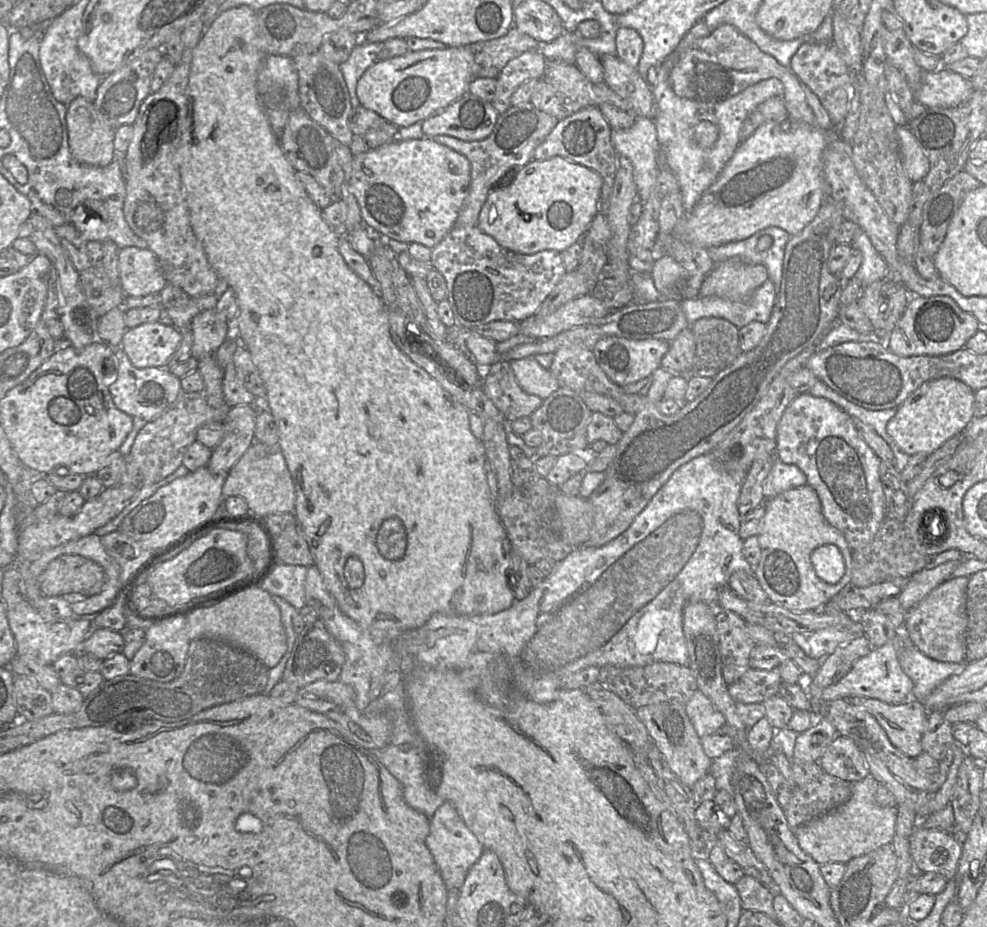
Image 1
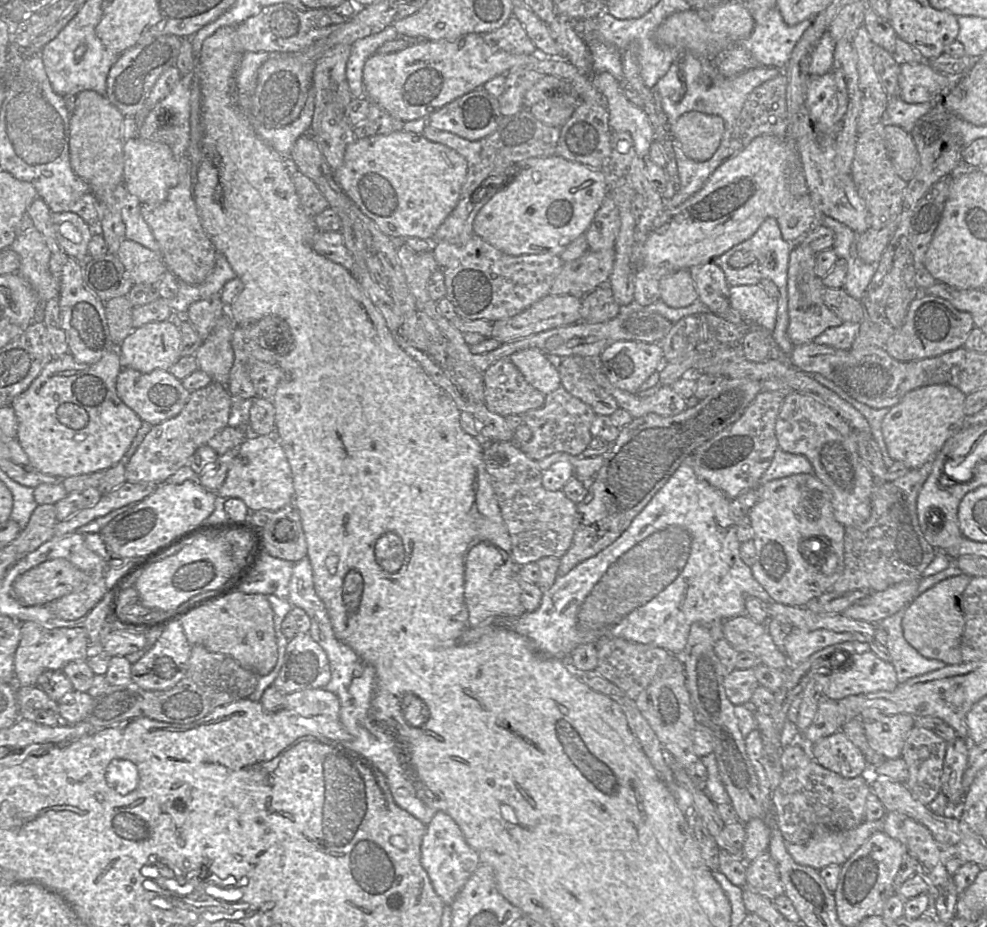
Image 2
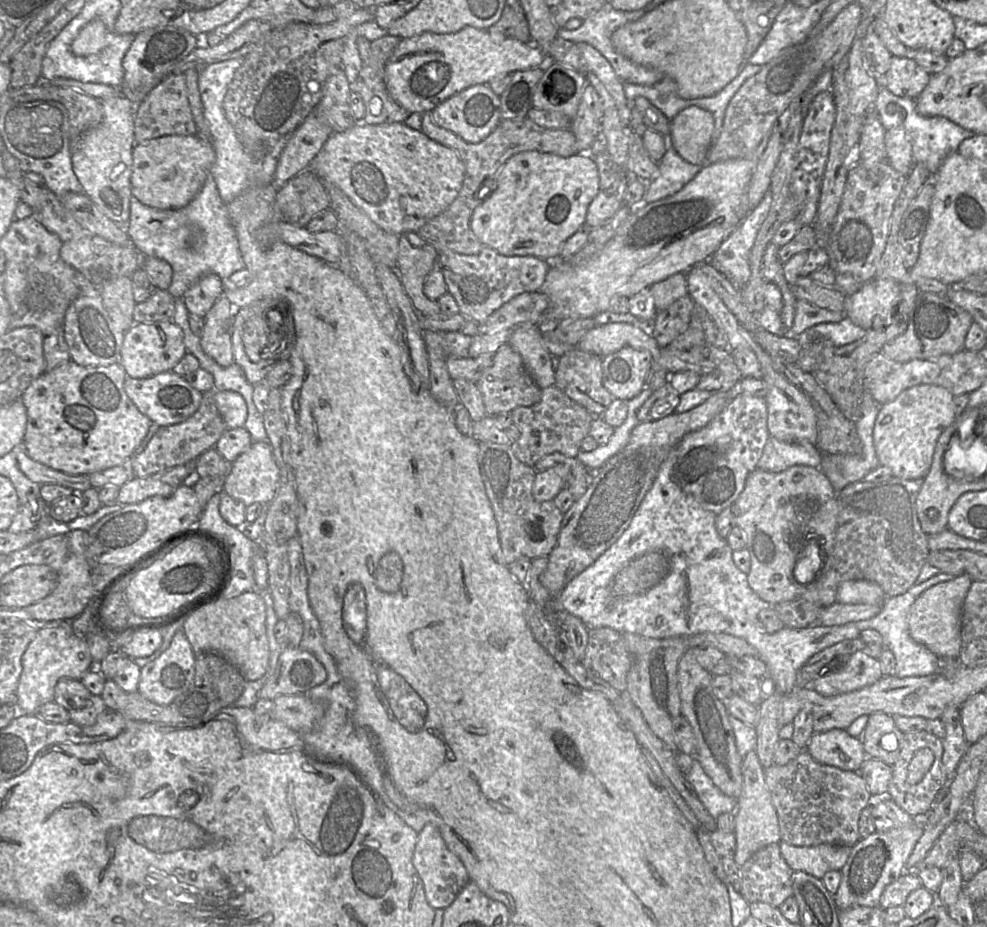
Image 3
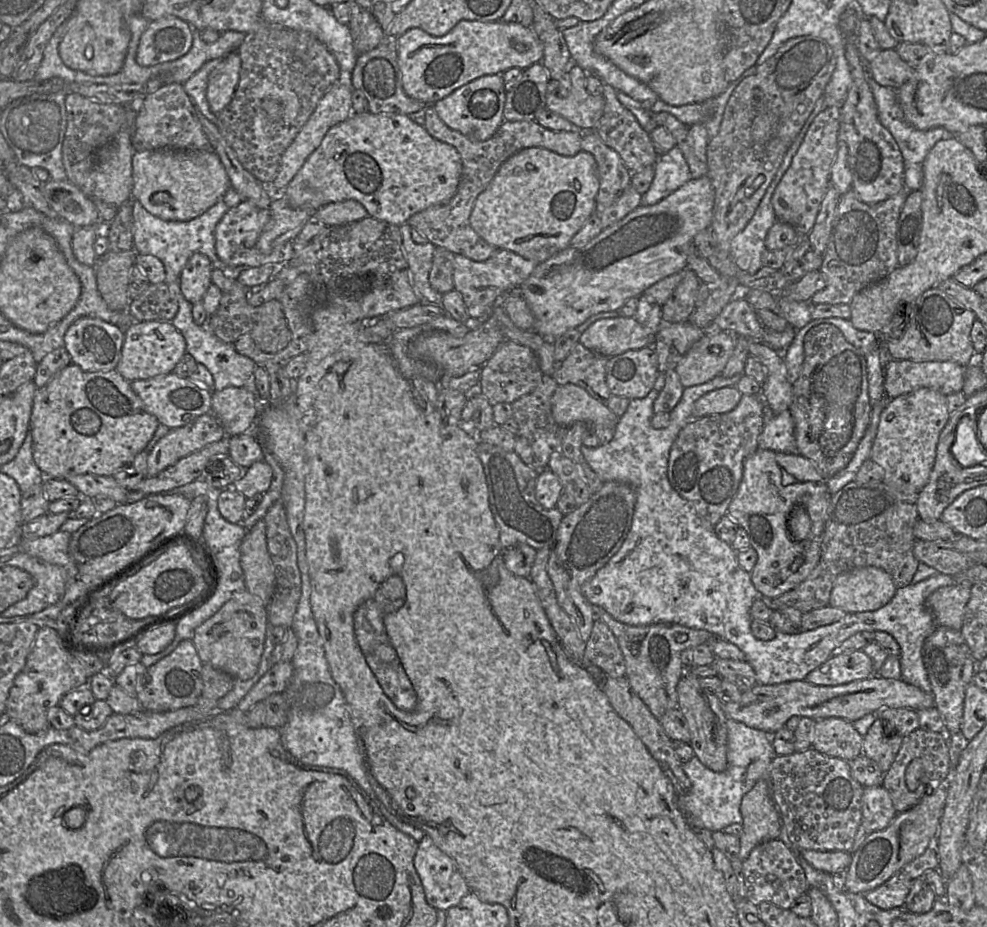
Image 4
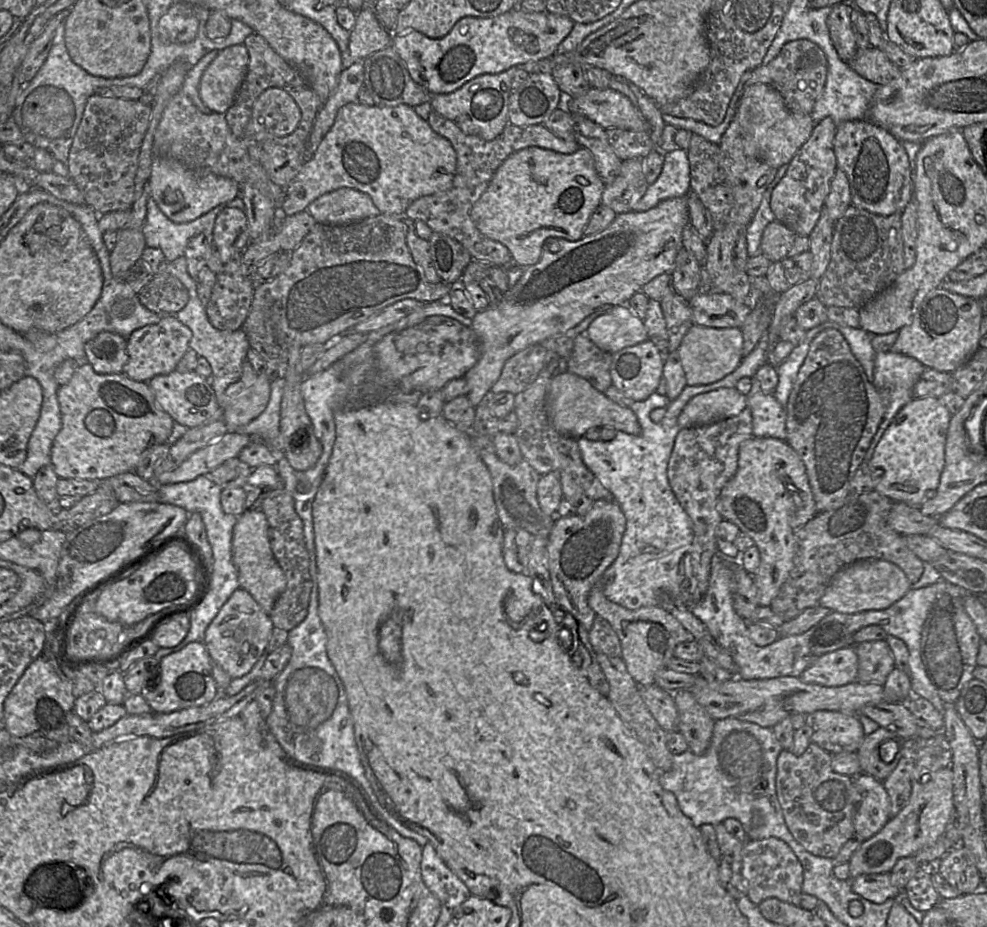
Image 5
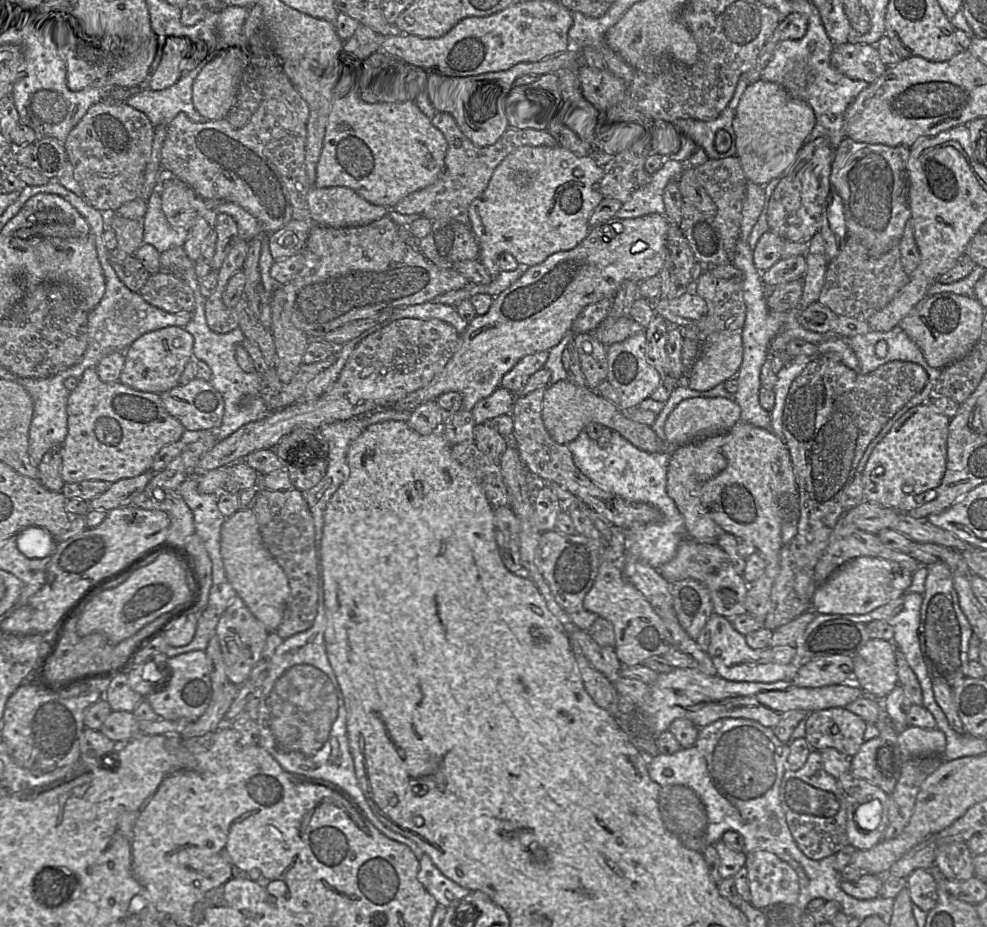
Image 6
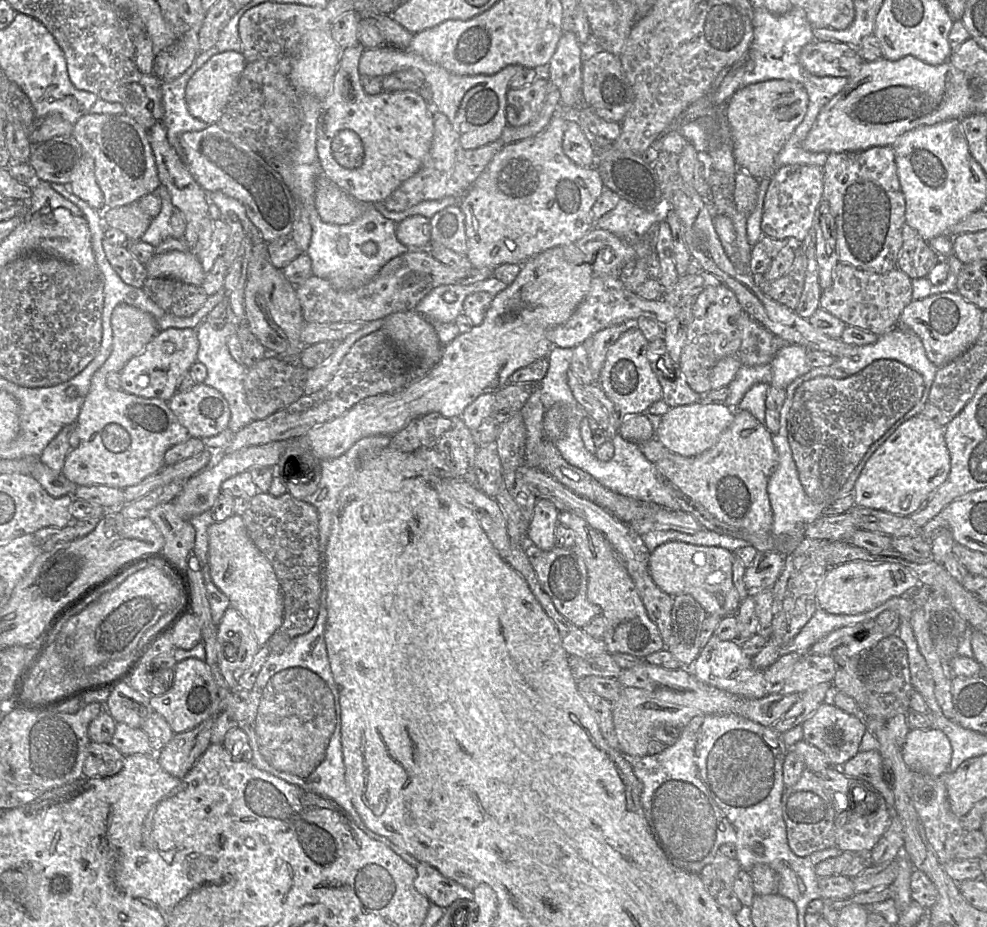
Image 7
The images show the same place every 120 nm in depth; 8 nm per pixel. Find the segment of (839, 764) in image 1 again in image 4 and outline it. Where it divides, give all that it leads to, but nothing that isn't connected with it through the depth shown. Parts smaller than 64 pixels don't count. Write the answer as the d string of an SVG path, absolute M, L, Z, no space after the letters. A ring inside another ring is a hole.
M828 717L815 721L811 747L829 757L850 762L863 754L863 737L851 722Z

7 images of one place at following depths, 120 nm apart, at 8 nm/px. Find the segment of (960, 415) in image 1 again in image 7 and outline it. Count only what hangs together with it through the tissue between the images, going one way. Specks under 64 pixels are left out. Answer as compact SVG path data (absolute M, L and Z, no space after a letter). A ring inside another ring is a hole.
M922 415L913 416L900 424L866 462L853 488L855 505L909 516L945 481L949 470L944 427Z

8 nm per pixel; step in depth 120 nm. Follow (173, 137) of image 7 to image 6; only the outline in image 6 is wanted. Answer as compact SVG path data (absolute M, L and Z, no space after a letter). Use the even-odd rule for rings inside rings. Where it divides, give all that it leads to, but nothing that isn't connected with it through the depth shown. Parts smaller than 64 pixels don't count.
M203 52L196 64L172 86L163 90L139 89L126 99L126 103L144 113L152 126L168 126L168 124L183 112L193 122L205 123L209 121L194 107L191 97L191 82L195 74L219 52Z

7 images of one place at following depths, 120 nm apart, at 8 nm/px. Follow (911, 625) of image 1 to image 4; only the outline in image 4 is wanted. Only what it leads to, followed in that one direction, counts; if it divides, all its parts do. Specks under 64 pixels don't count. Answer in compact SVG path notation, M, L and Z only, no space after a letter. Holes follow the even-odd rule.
M955 583L938 588L926 598L925 607L937 626L961 630L971 587L970 584Z

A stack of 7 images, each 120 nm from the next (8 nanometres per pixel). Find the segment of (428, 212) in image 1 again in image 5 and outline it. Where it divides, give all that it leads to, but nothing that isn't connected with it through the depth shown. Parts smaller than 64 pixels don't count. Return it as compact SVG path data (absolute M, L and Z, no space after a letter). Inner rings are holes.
M358 101L348 103L343 106L337 113L335 122L328 133L324 136L316 152L313 155L308 155L305 163L297 176L292 180L288 187L284 191L284 200L280 207L281 216L289 216L298 214L307 210L308 206L320 196L335 191L340 188L352 188L369 195L374 202L375 206L380 210L382 214L393 215L397 217L403 217L408 206L416 199L432 195L435 193L448 190L453 181L454 173L456 169L456 153L451 143L443 136L436 133L428 122L422 119L411 106L401 104L397 106L366 106Z

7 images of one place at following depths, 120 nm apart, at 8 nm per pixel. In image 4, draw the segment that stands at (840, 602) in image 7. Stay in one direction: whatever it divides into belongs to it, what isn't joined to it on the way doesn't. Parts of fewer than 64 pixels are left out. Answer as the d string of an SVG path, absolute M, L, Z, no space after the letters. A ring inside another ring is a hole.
M860 567L840 574L830 594L829 606L846 613L875 611L896 593L891 576L877 567Z

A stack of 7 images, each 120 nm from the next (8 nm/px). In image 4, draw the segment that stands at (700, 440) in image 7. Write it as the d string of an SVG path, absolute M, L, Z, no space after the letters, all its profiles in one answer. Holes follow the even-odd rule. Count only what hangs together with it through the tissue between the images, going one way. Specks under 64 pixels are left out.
M735 386L710 391L694 403L692 419L730 412L738 405L741 397L742 394Z

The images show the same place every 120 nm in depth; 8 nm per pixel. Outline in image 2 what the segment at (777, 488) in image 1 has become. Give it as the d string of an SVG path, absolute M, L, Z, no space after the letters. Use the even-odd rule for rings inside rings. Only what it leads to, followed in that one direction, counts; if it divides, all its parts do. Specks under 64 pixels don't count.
M778 448L769 467L761 476L760 483L794 474L814 474L813 466L805 456L787 453Z

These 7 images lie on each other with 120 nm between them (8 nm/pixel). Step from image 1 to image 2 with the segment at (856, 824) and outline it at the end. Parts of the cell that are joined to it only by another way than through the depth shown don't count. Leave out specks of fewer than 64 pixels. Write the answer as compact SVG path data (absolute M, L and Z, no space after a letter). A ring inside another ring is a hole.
M863 821L851 830L816 828L804 844L785 841L787 852L800 865L817 871L829 865L842 865L875 832L882 831L882 821Z

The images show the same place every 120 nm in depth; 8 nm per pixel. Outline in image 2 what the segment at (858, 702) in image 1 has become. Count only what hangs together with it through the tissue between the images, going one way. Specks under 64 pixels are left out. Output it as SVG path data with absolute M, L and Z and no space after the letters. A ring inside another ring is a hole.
M867 708L859 714L869 746L886 759L899 758L905 738L914 727L909 714L887 715L875 708Z

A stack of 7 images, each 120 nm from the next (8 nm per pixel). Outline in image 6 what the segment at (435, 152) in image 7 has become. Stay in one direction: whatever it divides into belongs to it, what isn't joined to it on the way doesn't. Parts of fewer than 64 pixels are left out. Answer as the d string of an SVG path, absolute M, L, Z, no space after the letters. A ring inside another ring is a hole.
M433 112L430 118L447 142L444 169L433 184L407 195L394 206L393 209L400 214L418 214L431 221L449 218L469 225L469 205L484 191L494 169L504 157L521 146L558 146L545 126L534 129L508 127L497 142L489 146L479 147L463 135L456 122L449 115Z

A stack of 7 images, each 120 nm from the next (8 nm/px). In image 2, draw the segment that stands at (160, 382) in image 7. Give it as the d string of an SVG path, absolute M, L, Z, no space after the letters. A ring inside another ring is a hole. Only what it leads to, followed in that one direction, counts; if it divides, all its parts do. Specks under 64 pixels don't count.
M151 322L133 329L118 347L123 367L128 367L141 373L150 373L156 369L168 371L179 361L181 333L172 322Z

